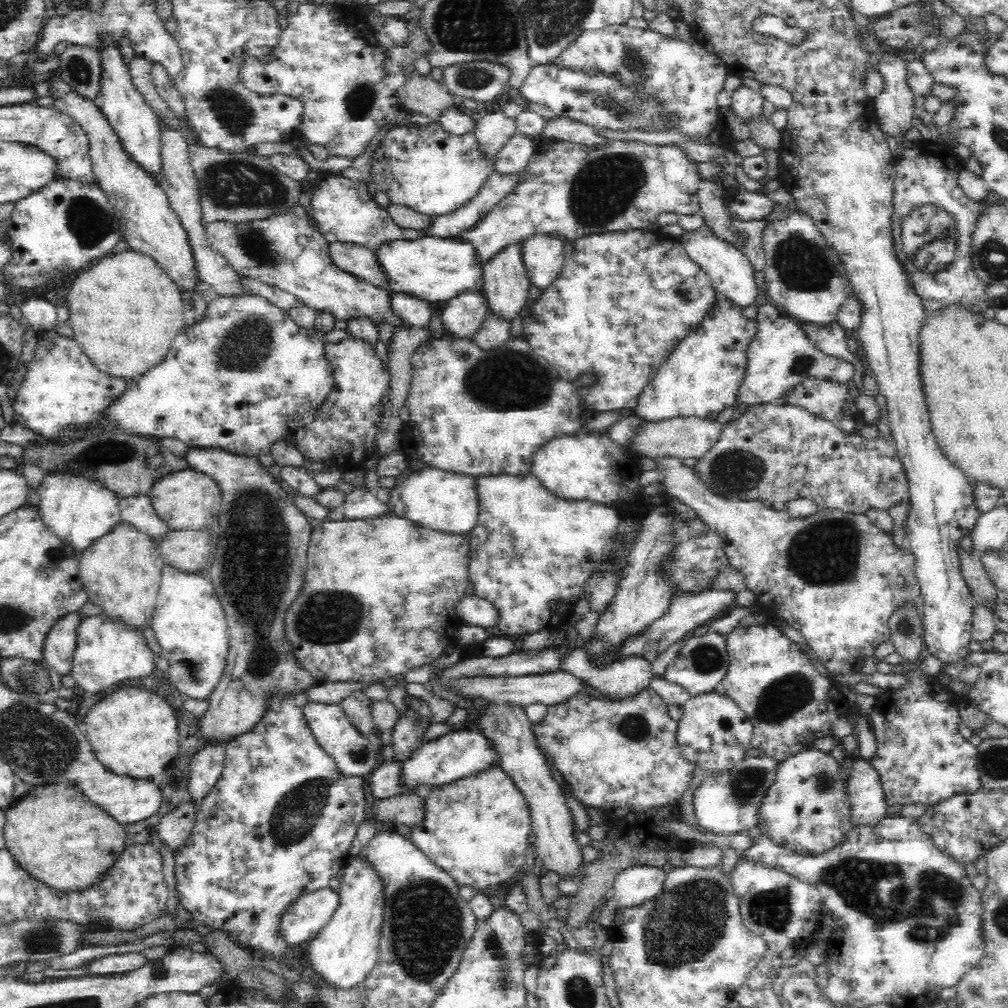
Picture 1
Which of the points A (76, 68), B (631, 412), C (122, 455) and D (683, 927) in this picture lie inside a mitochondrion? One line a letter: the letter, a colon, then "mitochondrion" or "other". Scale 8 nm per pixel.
A: mitochondrion
B: other
C: mitochondrion
D: mitochondrion

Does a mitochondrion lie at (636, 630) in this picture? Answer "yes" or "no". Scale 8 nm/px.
no

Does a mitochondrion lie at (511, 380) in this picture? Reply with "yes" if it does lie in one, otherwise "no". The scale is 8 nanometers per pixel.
yes

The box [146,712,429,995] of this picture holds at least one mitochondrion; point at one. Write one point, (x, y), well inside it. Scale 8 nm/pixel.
(317, 795)

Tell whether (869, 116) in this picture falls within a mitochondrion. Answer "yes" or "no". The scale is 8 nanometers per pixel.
no

